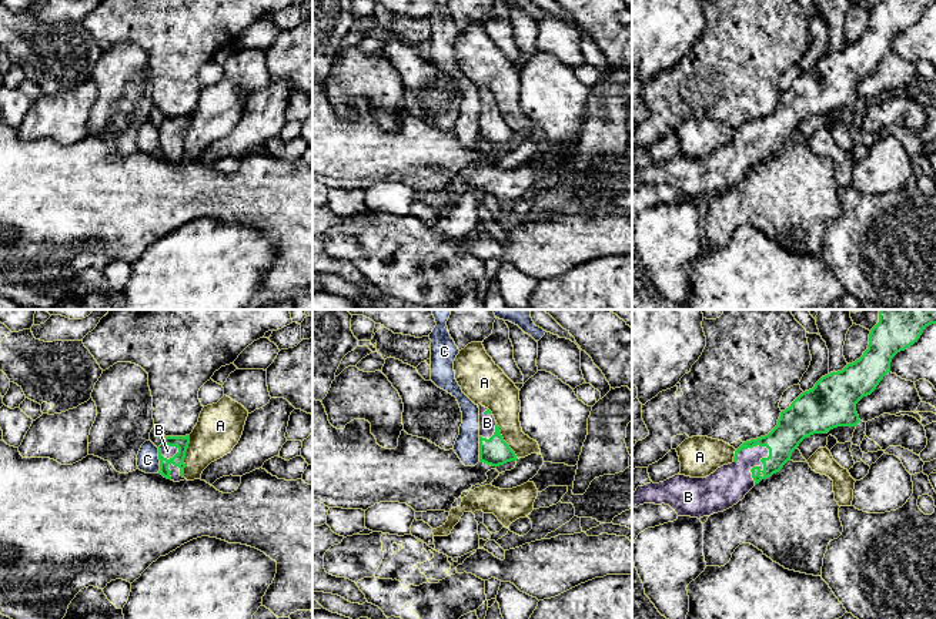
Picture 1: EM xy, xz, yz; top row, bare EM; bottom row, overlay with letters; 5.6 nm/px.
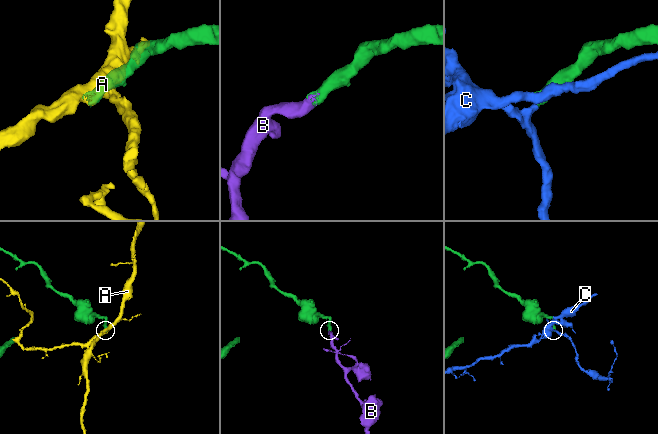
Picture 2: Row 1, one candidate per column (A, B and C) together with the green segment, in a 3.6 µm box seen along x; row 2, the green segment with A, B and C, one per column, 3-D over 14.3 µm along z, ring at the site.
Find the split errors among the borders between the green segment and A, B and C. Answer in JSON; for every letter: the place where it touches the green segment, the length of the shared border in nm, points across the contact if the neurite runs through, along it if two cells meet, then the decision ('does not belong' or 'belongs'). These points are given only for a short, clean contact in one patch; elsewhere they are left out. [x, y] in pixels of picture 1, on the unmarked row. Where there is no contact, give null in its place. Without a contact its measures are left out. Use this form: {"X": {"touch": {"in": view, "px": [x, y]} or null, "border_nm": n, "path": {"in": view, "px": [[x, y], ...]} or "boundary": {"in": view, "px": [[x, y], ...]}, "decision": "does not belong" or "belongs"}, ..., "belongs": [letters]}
{"A": {"touch": {"in": "xy", "px": [184, 137]}, "border_nm": 240, "decision": "does not belong"}, "B": {"touch": {"in": "yz", "px": [762, 143]}, "border_nm": 240, "path": {"in": "yz", "px": [[791, 110], [762, 143], [754, 143], [729, 164]]}, "decision": "belongs"}, "C": {"touch": {"in": "xy", "px": [160, 141]}, "border_nm": 140, "decision": "does not belong"}, "belongs": ["B"]}

